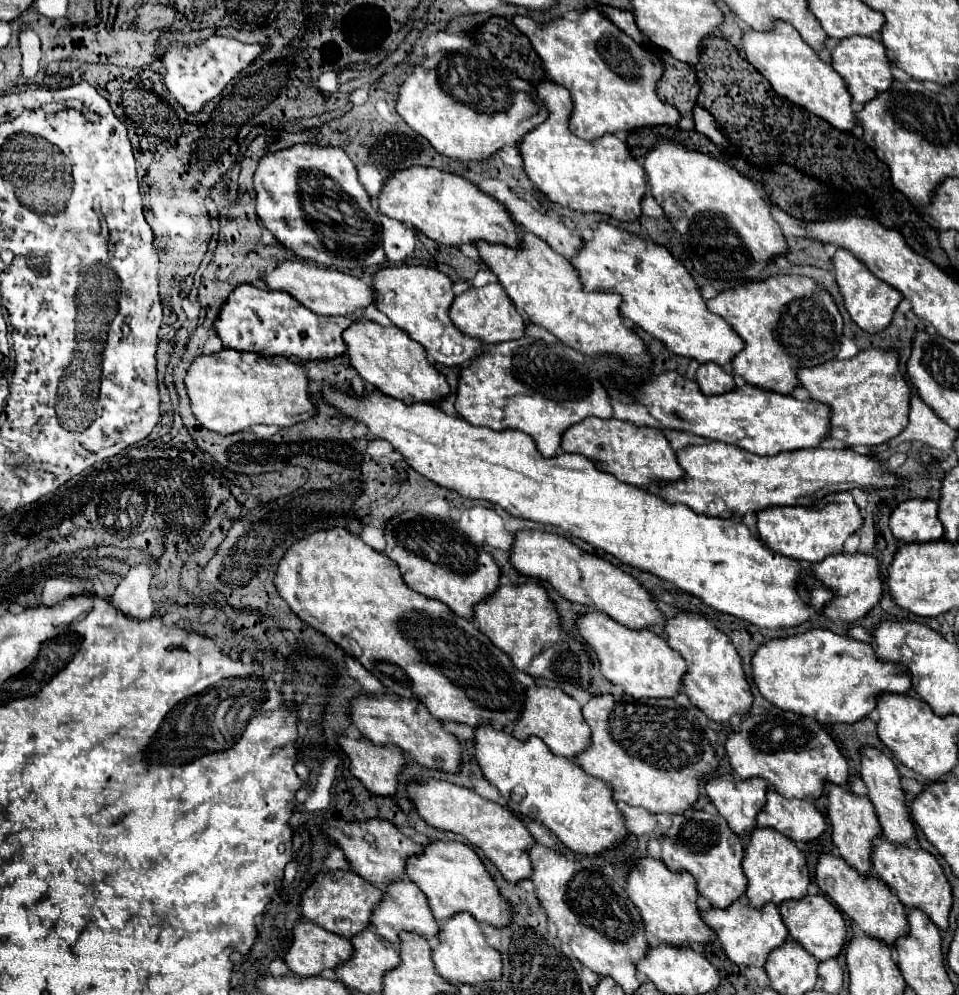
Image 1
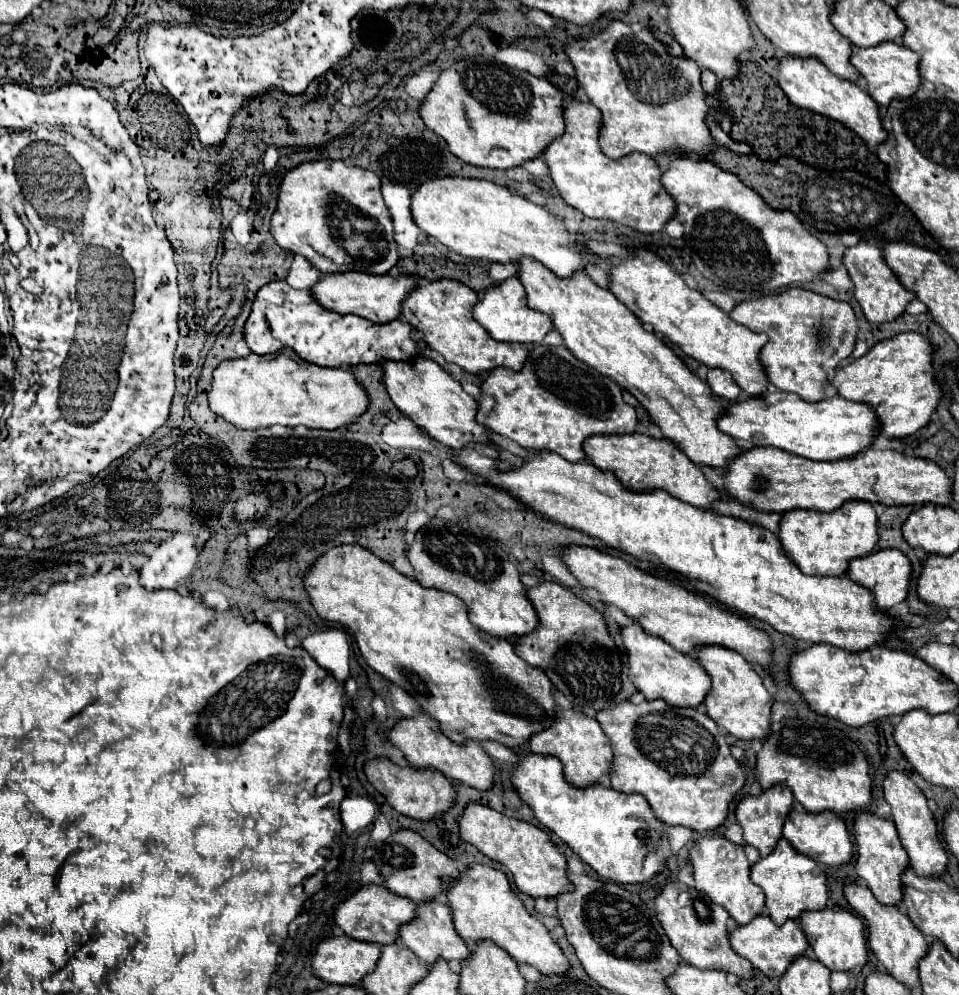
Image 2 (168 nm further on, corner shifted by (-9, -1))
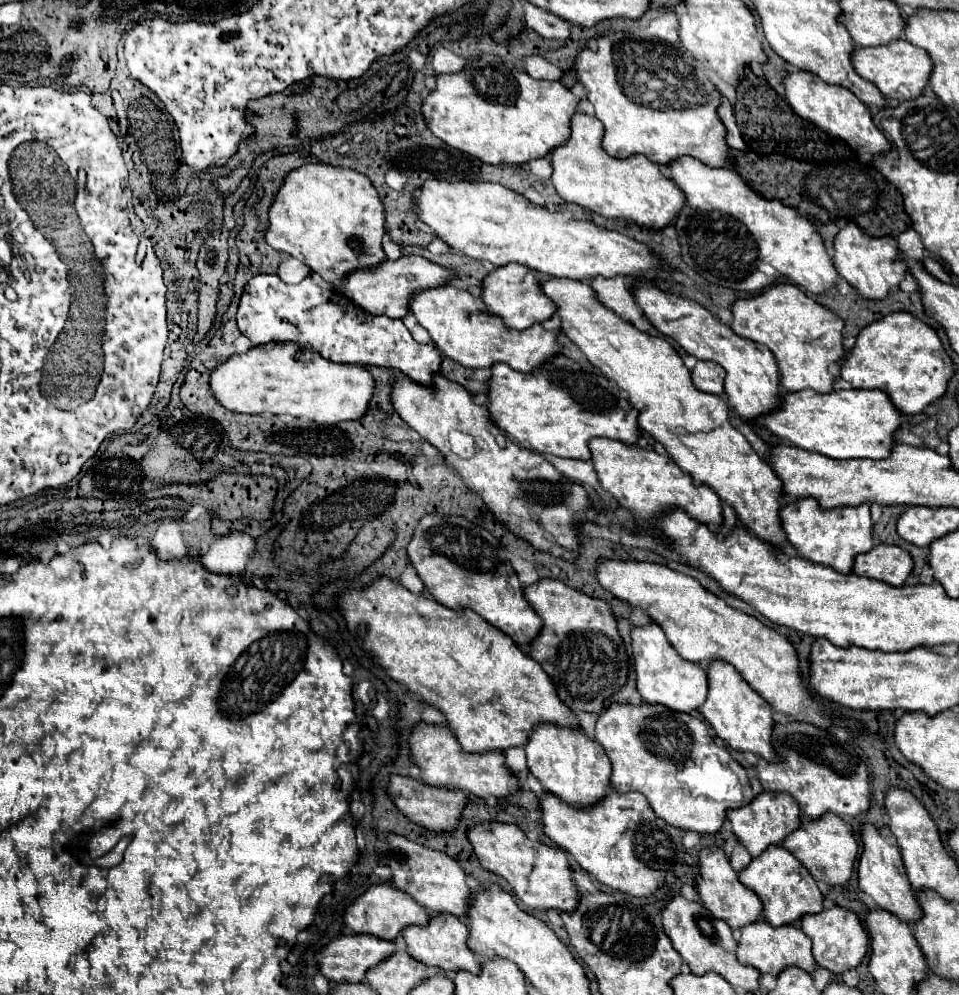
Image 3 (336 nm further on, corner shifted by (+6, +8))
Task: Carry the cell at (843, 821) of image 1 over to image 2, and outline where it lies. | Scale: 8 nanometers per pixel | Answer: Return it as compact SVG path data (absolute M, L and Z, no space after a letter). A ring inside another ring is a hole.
M862 812L856 816L854 822L854 838L856 838L856 872L858 876L868 884L872 894L878 902L888 906L900 906L902 904L902 874L910 866L910 858L898 840L898 832L894 830L892 820L878 818L874 814Z

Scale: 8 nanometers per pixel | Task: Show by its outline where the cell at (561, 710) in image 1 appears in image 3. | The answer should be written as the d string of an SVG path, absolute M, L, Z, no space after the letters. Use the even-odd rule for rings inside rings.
M537 725L525 743L527 767L539 783L575 807L589 807L597 803L609 787L611 761L603 747L587 737L581 729L559 725Z

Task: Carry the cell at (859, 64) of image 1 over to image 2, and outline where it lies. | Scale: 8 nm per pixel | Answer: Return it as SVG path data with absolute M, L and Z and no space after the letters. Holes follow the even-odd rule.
M884 42L882 46L878 44L876 48L866 48L866 50L858 48L854 50L850 62L864 76L868 84L868 94L882 106L888 106L892 100L904 100L914 96L922 82L918 72L920 56L896 42Z

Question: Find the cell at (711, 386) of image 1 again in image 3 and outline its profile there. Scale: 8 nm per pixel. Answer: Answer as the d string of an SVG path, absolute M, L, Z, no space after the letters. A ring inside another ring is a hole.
M697 361L697 365L691 371L693 383L703 393L723 393L723 381L725 381L725 369L721 369L713 361Z

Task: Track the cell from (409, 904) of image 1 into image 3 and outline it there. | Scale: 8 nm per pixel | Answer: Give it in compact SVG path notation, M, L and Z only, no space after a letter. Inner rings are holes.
M435 913L431 915L429 923L425 927L405 927L405 931L401 933L405 943L407 943L407 951L409 955L413 955L413 959L429 965L429 967L439 967L439 969L451 969L451 971L471 971L471 973L479 973L479 961L475 959L473 951L465 945L467 939L467 927L465 923L449 913Z

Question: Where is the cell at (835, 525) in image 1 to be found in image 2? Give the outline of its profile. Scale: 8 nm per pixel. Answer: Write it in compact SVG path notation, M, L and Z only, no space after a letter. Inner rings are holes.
M856 500L846 502L830 514L818 510L790 510L782 516L778 538L786 554L804 574L842 576L846 574L850 560L874 552L878 544L878 518L872 504Z

